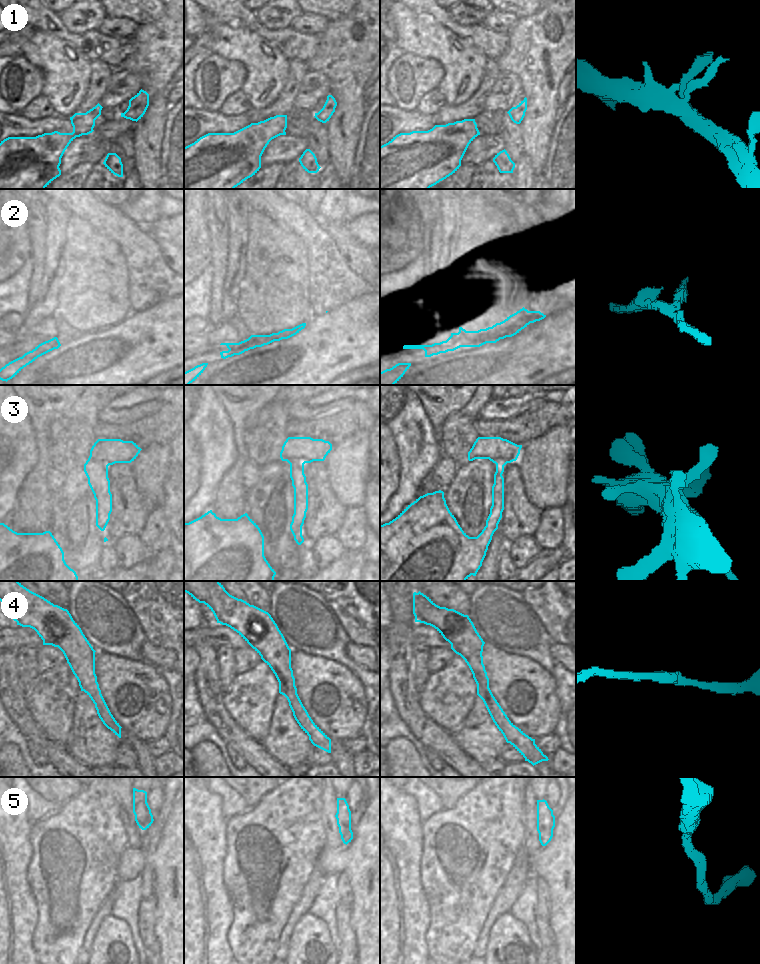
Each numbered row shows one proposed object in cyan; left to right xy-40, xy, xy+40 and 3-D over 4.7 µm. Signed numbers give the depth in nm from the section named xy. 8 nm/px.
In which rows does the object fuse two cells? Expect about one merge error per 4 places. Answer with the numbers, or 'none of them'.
2.

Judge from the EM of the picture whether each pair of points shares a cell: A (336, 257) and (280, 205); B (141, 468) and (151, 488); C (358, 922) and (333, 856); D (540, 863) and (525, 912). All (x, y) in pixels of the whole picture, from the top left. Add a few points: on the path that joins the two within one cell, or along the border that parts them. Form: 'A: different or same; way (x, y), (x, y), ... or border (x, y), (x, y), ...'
A: same; way (325, 242), (311, 228), (295, 218)
B: same; way (146, 473), (149, 476), (150, 483)
C: same; way (360, 905), (360, 880), (350, 870)
D: different; border (531, 873), (537, 877)

